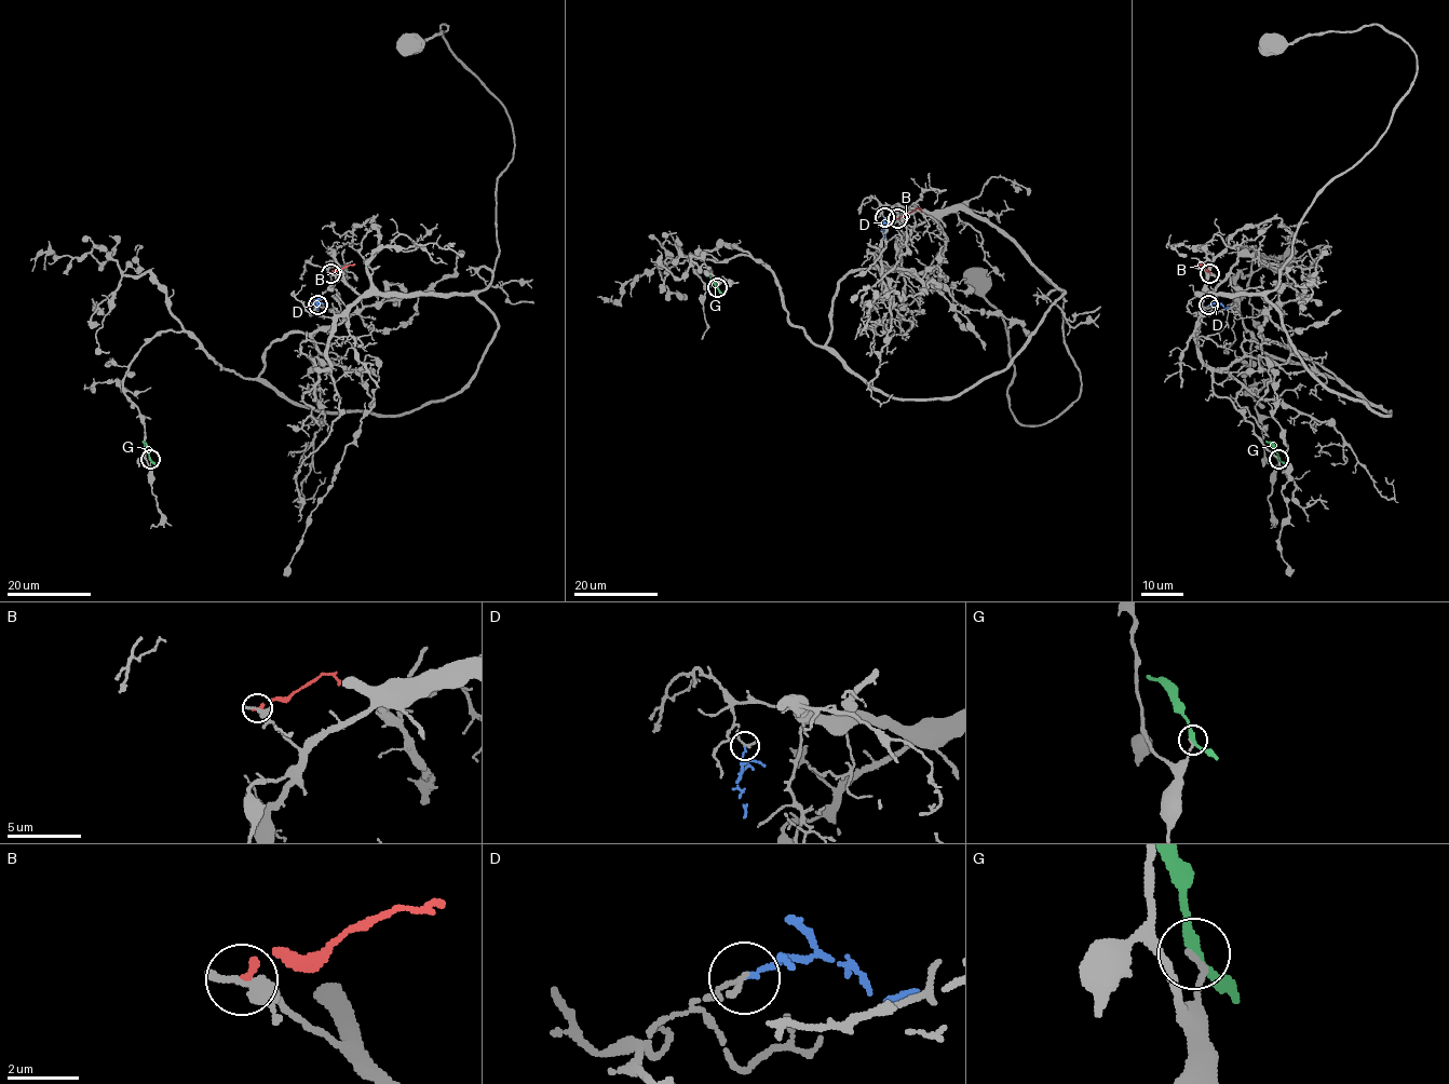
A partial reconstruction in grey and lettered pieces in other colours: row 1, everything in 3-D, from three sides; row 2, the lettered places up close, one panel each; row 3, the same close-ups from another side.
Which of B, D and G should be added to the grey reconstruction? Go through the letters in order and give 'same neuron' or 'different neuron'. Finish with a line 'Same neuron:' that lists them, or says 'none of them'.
B: different neuron
D: different neuron
G: different neuron
Same neuron: none of them

